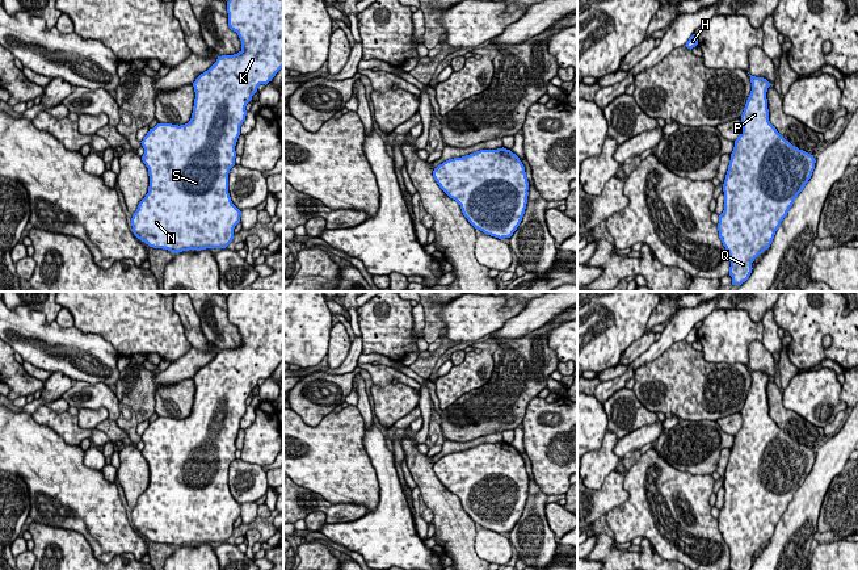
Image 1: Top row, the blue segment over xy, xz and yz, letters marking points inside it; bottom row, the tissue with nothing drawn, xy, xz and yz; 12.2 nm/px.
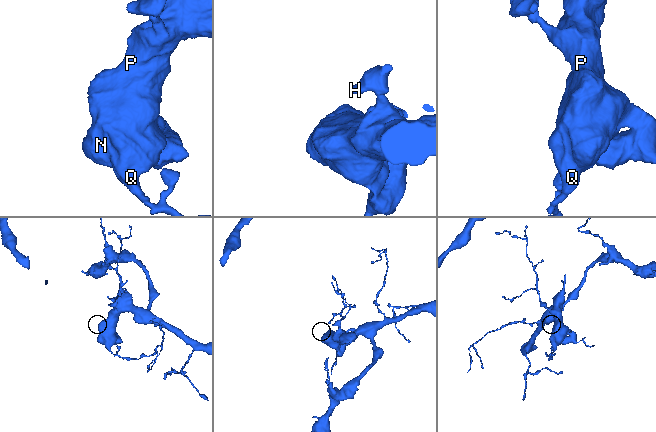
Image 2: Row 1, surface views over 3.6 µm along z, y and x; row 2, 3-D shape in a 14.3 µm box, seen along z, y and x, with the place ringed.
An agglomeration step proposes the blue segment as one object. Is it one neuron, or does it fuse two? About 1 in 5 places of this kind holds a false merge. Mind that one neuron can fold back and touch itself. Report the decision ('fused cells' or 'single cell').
single cell

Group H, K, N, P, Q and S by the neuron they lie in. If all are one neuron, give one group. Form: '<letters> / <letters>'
H K N P Q S

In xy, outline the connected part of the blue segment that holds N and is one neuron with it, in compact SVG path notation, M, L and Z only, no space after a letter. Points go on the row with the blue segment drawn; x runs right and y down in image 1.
M228 0L228 26L241 41L241 50L234 55L218 56L216 62L193 83L195 99L192 118L185 125L157 123L140 142L143 163L148 168L150 186L133 214L134 235L153 248L173 253L189 250L226 248L234 239L234 229L241 211L228 193L228 173L235 165L235 146L240 126L245 121L247 104L260 84L268 84L283 67L283 0Z

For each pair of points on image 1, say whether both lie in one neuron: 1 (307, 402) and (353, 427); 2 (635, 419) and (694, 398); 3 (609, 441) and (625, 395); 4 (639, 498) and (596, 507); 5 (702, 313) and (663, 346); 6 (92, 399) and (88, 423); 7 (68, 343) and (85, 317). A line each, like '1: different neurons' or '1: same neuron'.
1: different neurons
2: different neurons
3: different neurons
4: different neurons
5: same neuron
6: different neurons
7: different neurons

